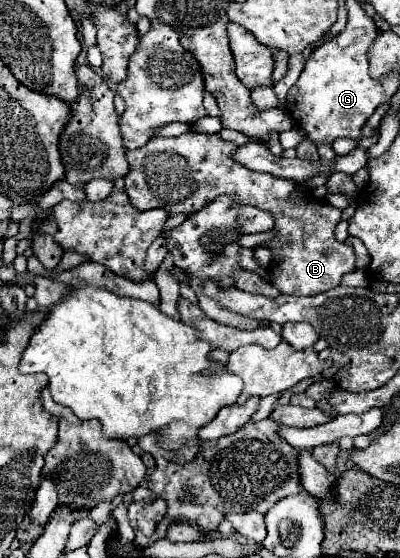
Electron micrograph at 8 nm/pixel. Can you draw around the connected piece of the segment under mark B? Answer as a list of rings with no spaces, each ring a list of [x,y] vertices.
[[[189,130],[175,138],[151,138],[145,146],[127,150],[129,172],[125,176],[125,190],[131,204],[137,210],[165,208],[173,216],[193,214],[221,194],[233,196],[241,200],[241,204],[267,210],[275,216],[277,236],[265,244],[273,252],[271,272],[275,276],[275,288],[283,294],[313,296],[339,286],[345,274],[357,270],[353,248],[337,242],[333,234],[341,220],[341,210],[321,200],[315,202],[315,198],[307,194],[303,196],[307,202],[289,204],[289,196],[297,190],[297,184],[293,180],[245,170],[231,158],[233,148],[235,144],[223,142],[219,134],[197,134]]]

